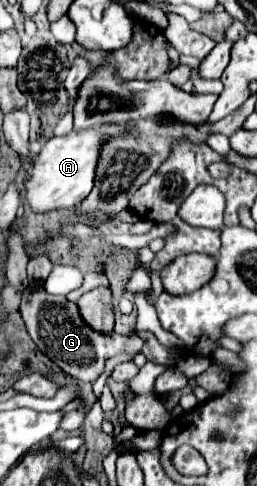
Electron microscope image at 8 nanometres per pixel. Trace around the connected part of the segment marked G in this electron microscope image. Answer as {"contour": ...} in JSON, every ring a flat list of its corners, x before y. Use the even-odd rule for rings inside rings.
{"contour":[[27,288,23,292,23,302,21,302,21,318,27,326,27,332,31,336,31,340,37,344,37,348,49,356,63,372,67,372,69,376,83,380,83,382,95,382,105,368,105,362,117,354,139,354,143,348,143,338,137,334,99,334,95,330,91,330,77,312,77,306,73,302,67,302,65,296,53,296,43,292,41,288]]}

